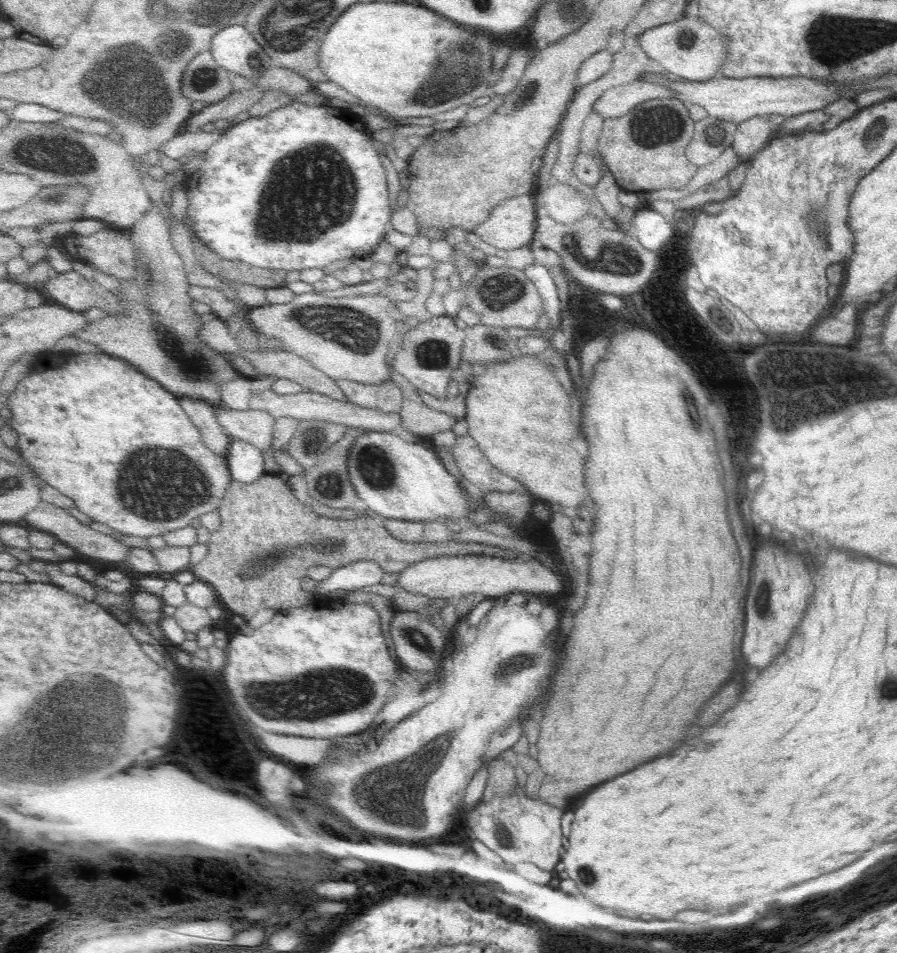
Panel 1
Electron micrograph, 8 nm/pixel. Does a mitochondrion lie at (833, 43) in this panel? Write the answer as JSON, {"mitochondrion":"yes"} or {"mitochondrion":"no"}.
{"mitochondrion":"yes"}

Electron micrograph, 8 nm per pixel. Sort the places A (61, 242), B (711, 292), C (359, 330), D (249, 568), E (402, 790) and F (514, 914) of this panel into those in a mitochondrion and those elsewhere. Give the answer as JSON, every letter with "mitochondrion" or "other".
{"A":"other","B":"other","C":"mitochondrion","D":"mitochondrion","E":"mitochondrion","F":"other"}

